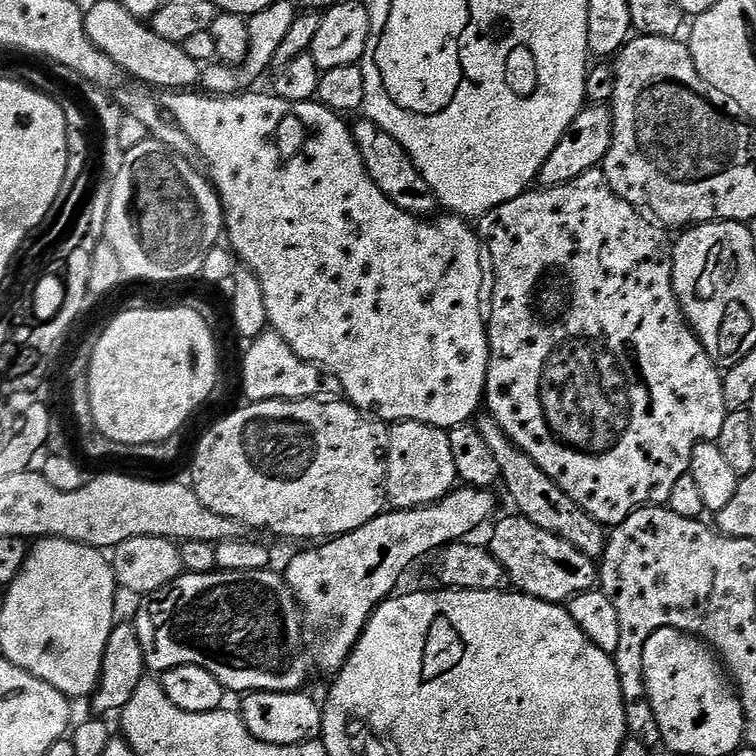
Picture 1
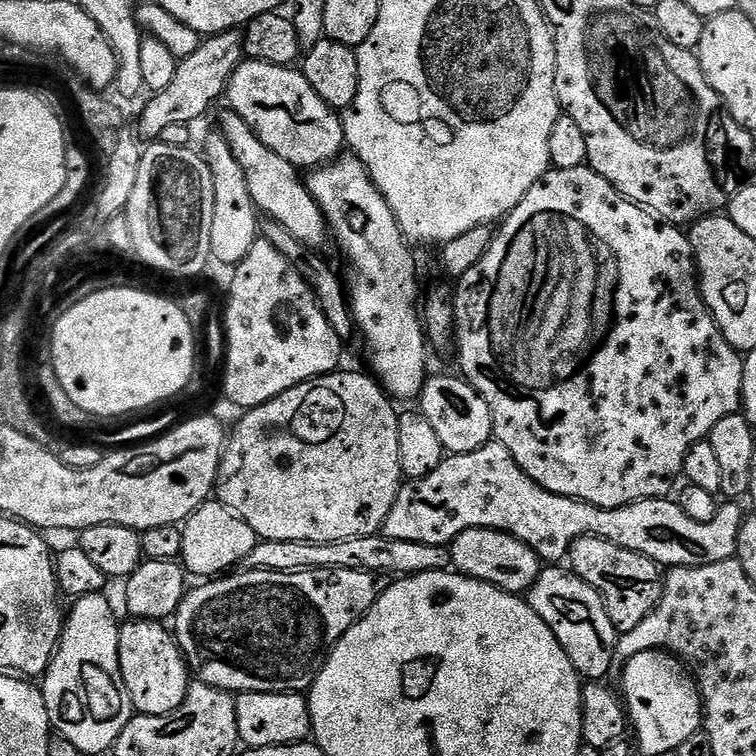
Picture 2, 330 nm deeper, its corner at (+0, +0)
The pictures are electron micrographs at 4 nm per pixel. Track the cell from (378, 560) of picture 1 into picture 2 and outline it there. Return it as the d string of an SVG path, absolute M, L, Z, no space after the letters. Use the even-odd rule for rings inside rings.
M489 442L473 452L445 455L438 470L426 474L426 478L421 480L408 480L401 487L394 506L390 506L390 514L386 514L382 535L398 542L426 542L448 546L454 538L458 538L458 534L466 530L493 528L526 542L526 546L530 546L530 550L534 550L534 554L538 554L544 562L563 561L570 546L579 536L597 536L626 550L641 552L655 564L671 570L710 566L714 562L733 559L738 546L740 527L744 525L746 519L746 512L743 512L740 506L736 502L721 503L718 514L714 514L710 522L694 522L694 518L689 518L686 510L682 510L679 503L672 498L639 500L621 508L599 508L587 504L584 500L559 496L546 490L538 482L534 482L534 478L526 475L522 466L518 466L518 462L514 462L506 446L499 442Z

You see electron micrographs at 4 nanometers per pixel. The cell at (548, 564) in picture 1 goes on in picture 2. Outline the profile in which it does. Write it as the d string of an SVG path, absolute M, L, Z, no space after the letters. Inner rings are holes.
M471 528L458 534L450 545L450 564L461 576L469 576L471 580L492 584L503 592L517 594L527 593L542 571L540 556L534 554L526 542L493 528Z

